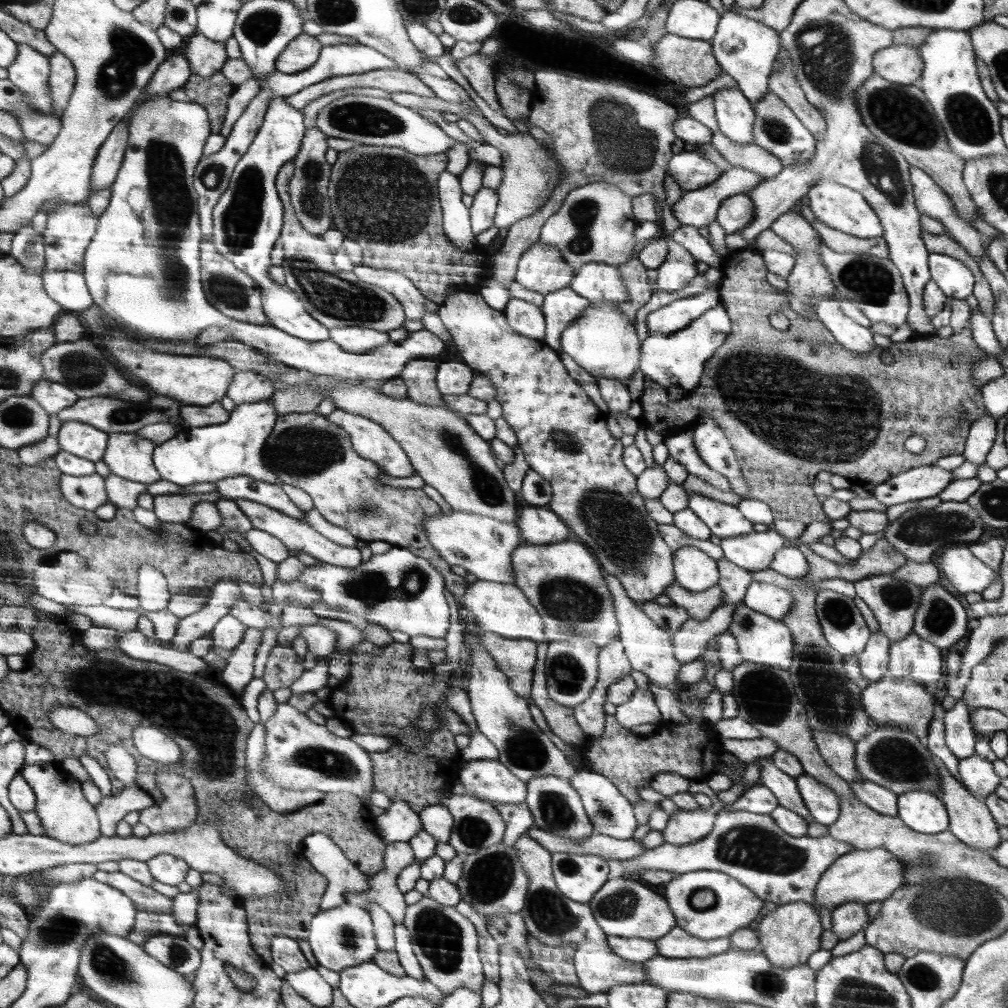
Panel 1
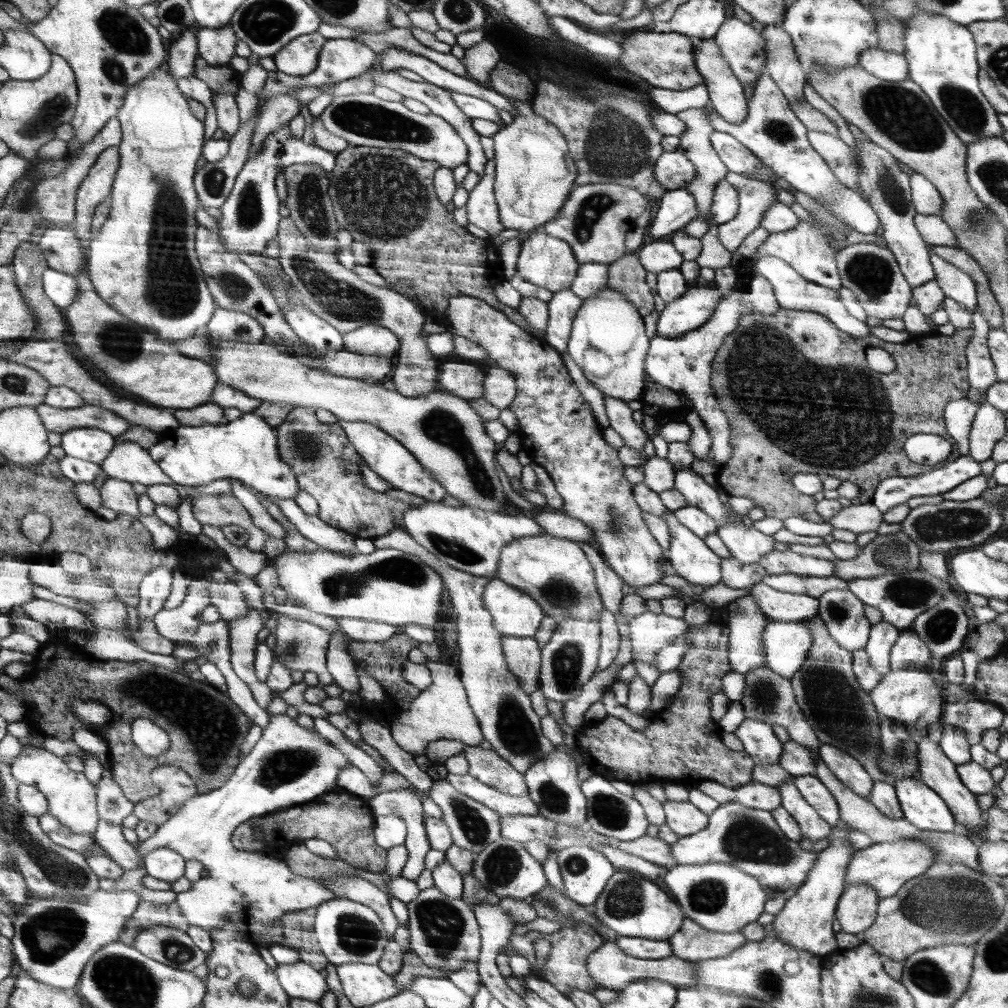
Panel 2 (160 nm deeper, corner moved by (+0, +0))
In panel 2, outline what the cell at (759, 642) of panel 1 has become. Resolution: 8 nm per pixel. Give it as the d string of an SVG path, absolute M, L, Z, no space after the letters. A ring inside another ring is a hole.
M769 620L763 630L765 666L792 678L803 666L813 643L813 632L802 621Z

